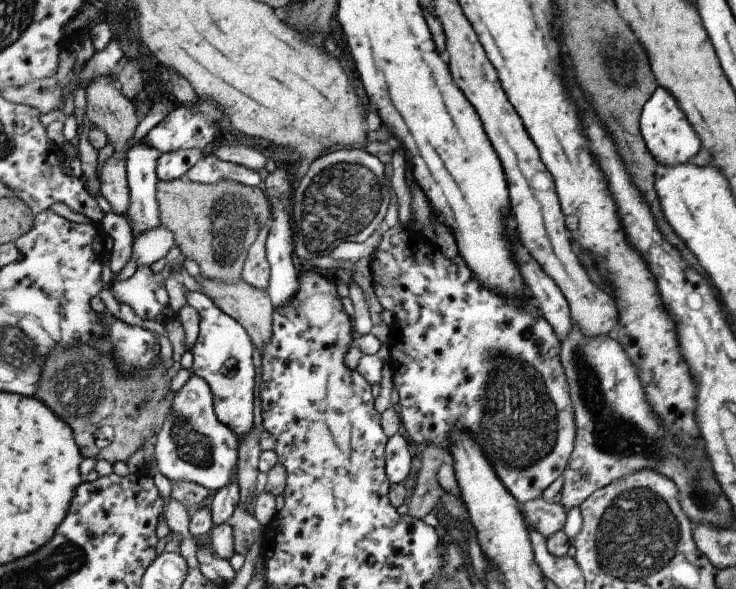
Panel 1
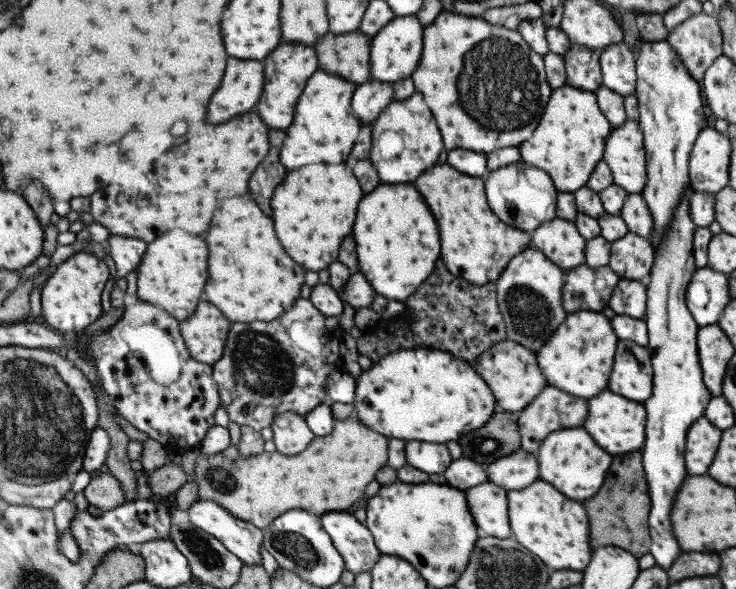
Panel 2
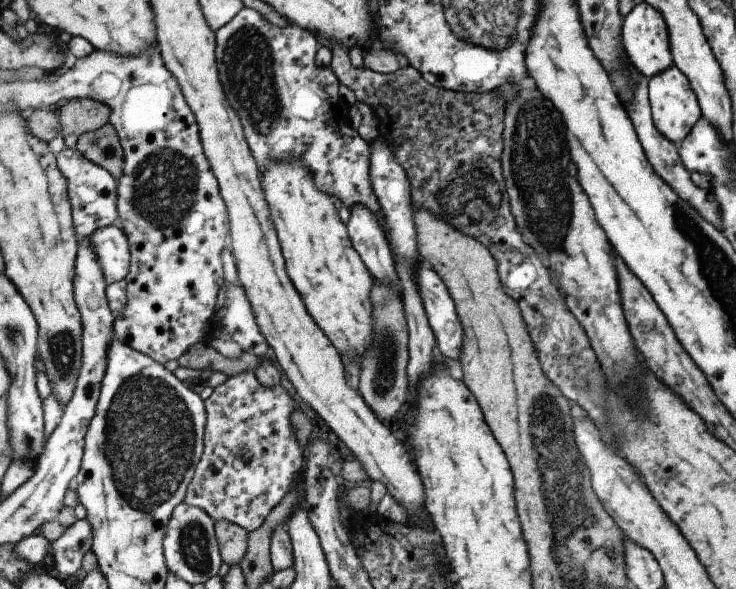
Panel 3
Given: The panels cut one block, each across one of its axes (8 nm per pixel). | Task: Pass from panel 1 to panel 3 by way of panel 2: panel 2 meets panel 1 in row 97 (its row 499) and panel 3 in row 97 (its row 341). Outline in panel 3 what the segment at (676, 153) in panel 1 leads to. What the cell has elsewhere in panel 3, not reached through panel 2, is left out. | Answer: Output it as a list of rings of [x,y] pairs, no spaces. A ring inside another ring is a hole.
[[[671,66],[671,68],[655,74],[653,78],[649,78],[647,90],[649,90],[649,106],[651,106],[651,118],[653,118],[655,128],[659,130],[661,136],[665,136],[667,140],[671,140],[677,146],[689,134],[689,130],[695,126],[695,122],[703,116],[697,96],[691,90],[687,76],[683,76],[683,72],[677,66]]]

